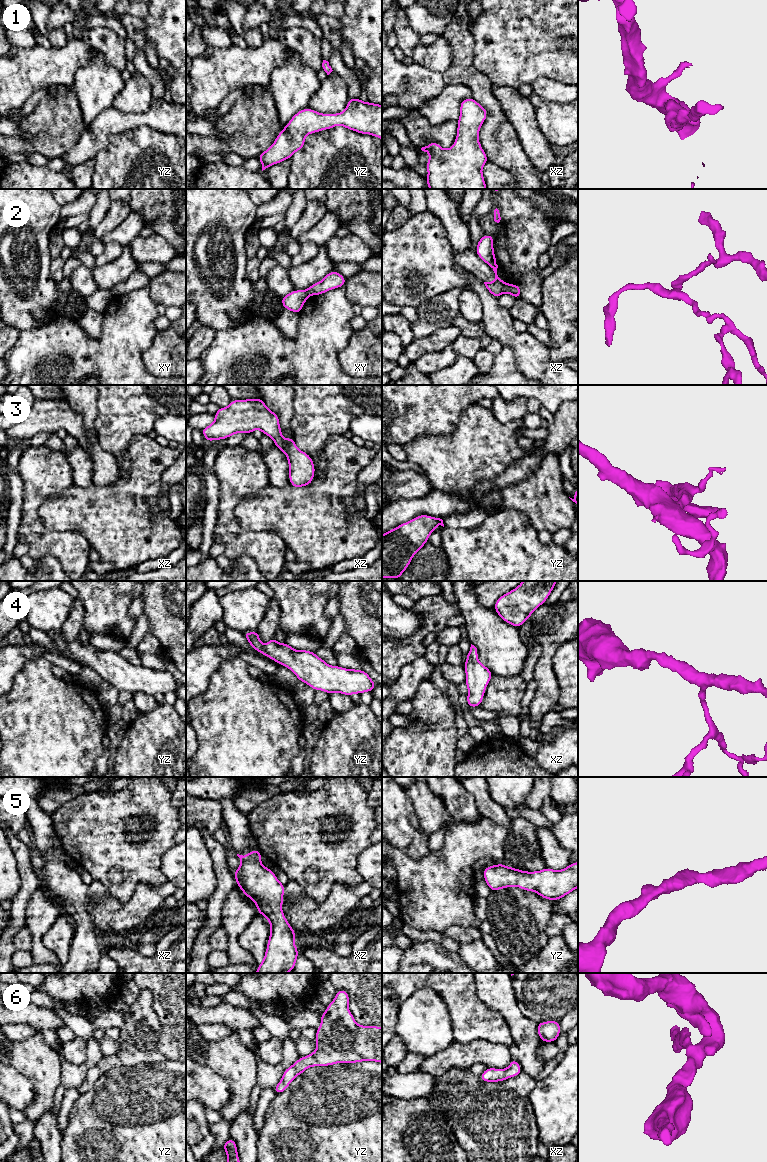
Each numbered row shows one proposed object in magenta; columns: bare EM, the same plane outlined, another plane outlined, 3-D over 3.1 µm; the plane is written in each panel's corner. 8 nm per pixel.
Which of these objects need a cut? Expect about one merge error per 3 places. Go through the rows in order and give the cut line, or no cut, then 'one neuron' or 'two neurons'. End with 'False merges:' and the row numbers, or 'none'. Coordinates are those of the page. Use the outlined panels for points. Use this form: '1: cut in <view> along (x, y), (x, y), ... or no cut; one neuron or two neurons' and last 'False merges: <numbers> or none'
1: no cut; one neuron
2: cut in xz along (503, 282), (504, 291); two neurons
3: no cut; one neuron
4: no cut; one neuron
5: no cut; one neuron
6: no cut; one neuron
False merges: 2

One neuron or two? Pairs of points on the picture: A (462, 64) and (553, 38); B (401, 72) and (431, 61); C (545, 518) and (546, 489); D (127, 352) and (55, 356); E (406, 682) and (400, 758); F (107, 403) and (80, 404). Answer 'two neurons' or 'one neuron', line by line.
A: two neurons
B: two neurons
C: one neuron
D: one neuron
E: two neurons
F: two neurons

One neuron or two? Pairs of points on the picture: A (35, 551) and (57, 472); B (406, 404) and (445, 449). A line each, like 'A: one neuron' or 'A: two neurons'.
A: one neuron
B: two neurons

